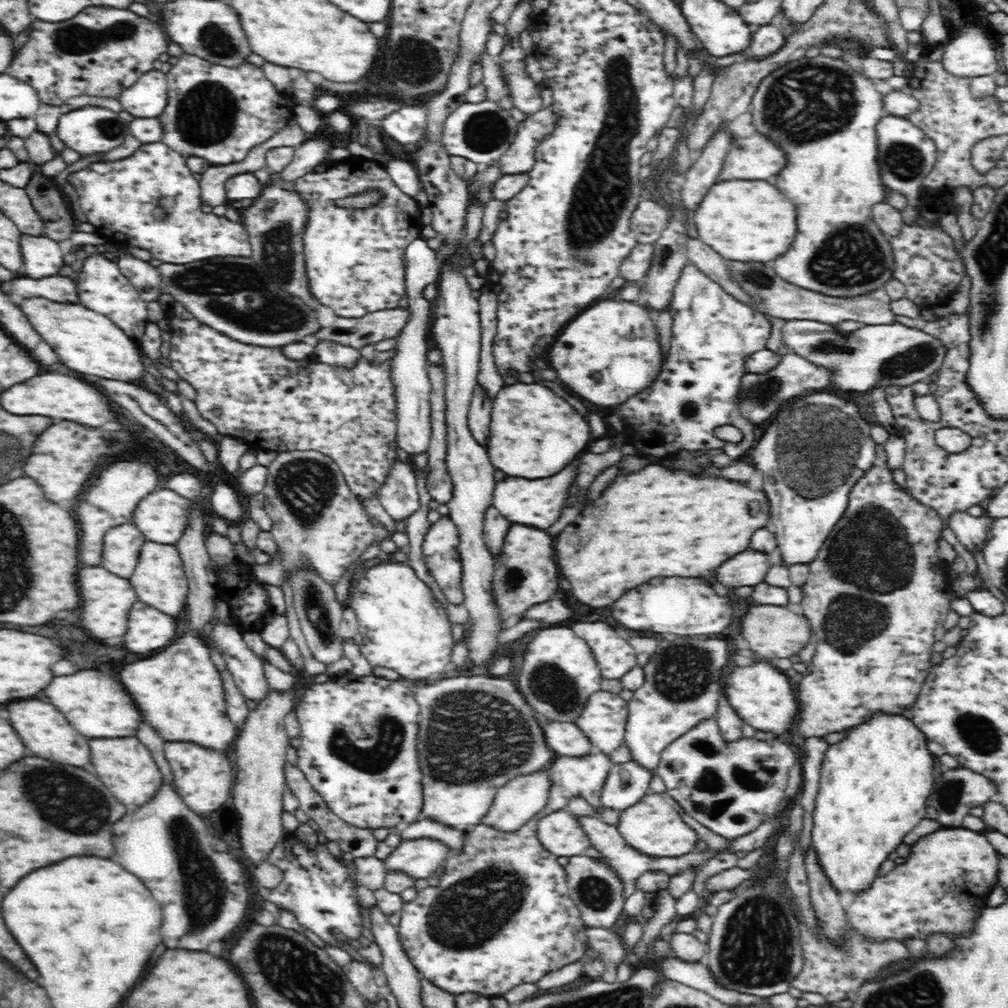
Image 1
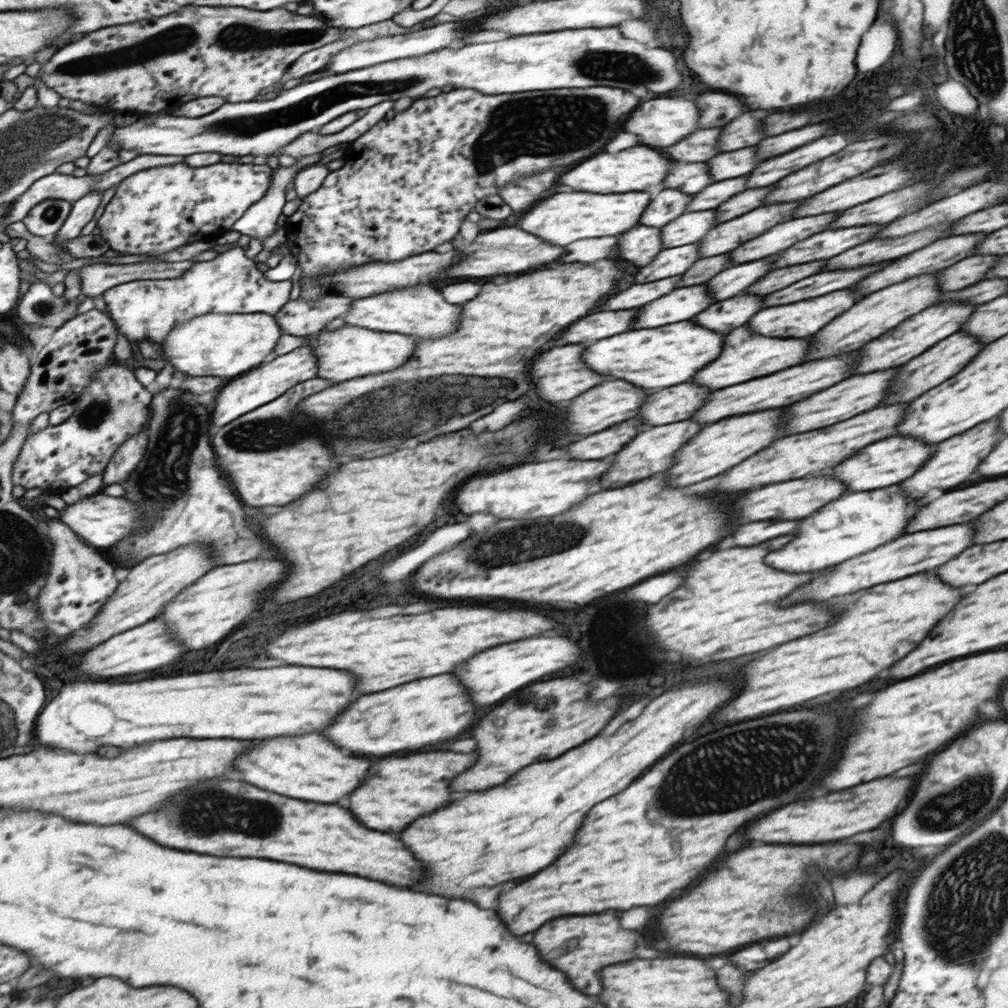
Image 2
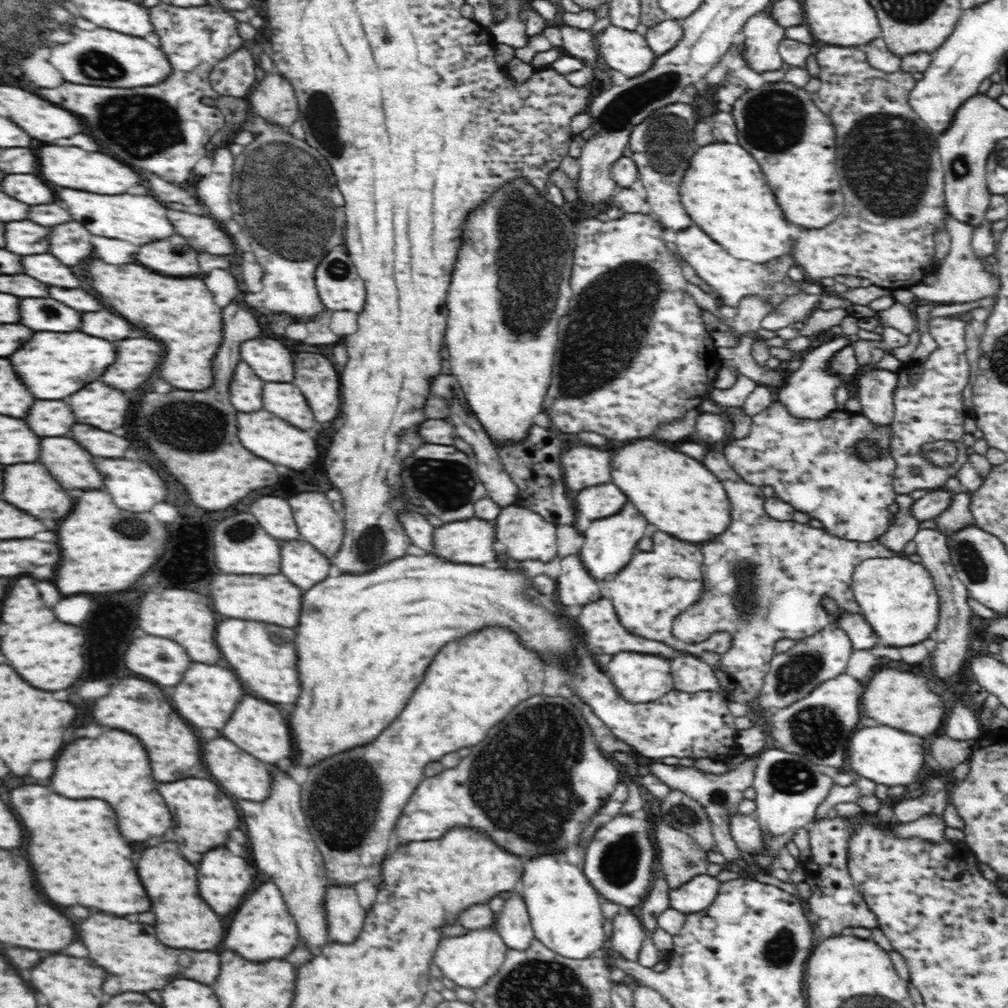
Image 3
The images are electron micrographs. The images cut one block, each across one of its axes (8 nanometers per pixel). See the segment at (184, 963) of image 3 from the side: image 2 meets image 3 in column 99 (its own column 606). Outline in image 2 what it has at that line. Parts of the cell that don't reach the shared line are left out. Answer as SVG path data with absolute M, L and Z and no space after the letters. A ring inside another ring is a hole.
M598 914L598 916L564 916L562 920L550 920L546 928L540 928L534 934L532 944L538 944L538 952L542 952L542 956L546 956L550 964L554 964L554 968L562 968L562 972L566 972L566 976L570 976L570 980L574 980L574 984L582 988L582 992L600 994L602 984L596 972L608 964L634 958L632 950L638 938L640 932L620 928L614 916Z

